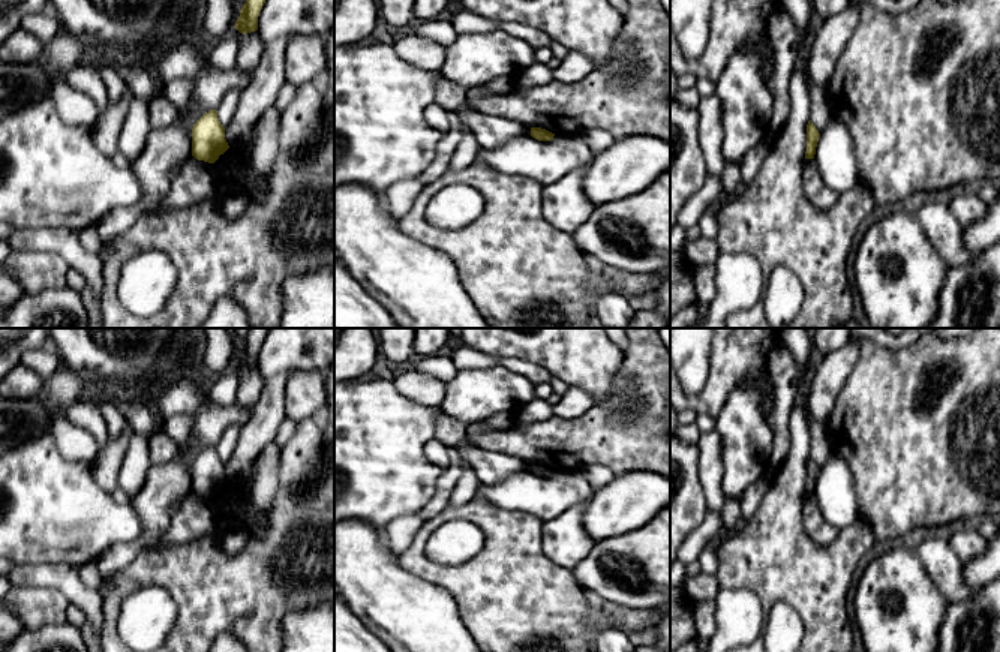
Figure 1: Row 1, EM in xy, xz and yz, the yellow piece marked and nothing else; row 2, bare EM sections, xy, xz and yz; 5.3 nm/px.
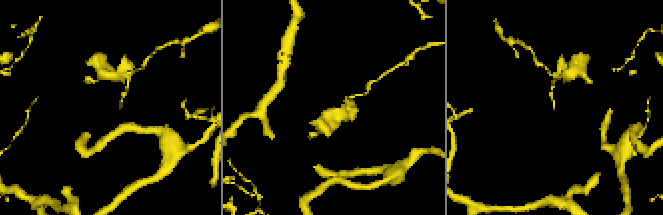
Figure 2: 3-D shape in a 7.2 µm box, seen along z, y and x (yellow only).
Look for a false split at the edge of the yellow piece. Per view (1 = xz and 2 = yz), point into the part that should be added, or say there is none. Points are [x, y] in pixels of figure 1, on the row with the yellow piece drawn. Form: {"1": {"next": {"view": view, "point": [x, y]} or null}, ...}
{"1": {"next": null}, "2": {"next": null}}

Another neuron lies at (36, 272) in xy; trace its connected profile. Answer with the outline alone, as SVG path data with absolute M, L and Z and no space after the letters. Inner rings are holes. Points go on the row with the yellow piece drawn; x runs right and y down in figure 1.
M15 252L6 258L0 268L12 274L25 294L66 286L70 264L51 252Z

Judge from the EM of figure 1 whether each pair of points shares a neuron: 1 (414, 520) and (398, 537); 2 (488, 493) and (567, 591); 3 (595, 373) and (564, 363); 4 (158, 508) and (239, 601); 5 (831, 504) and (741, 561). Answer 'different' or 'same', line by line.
1: same
2: different
3: same
4: different
5: different

